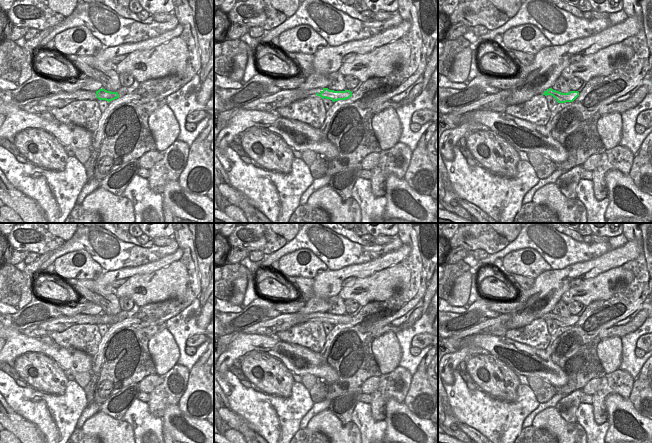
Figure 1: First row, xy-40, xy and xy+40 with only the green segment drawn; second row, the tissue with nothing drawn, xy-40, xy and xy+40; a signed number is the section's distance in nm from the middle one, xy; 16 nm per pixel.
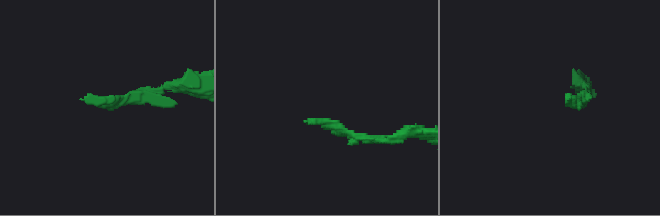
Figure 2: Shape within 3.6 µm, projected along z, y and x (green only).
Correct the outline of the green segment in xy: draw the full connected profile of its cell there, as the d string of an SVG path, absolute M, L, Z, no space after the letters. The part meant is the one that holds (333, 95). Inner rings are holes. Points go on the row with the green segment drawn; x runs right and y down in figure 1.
M317 88L311 90L300 90L300 89L290 89L290 90L280 90L279 92L267 96L264 98L259 98L251 103L248 103L241 107L236 107L227 111L220 111L218 114L220 118L229 121L234 115L236 115L240 109L244 110L257 110L257 111L276 111L277 108L286 107L295 101L306 99L306 98L326 98L333 102L338 100L346 100L352 96L350 90L345 91L334 91L328 88Z

